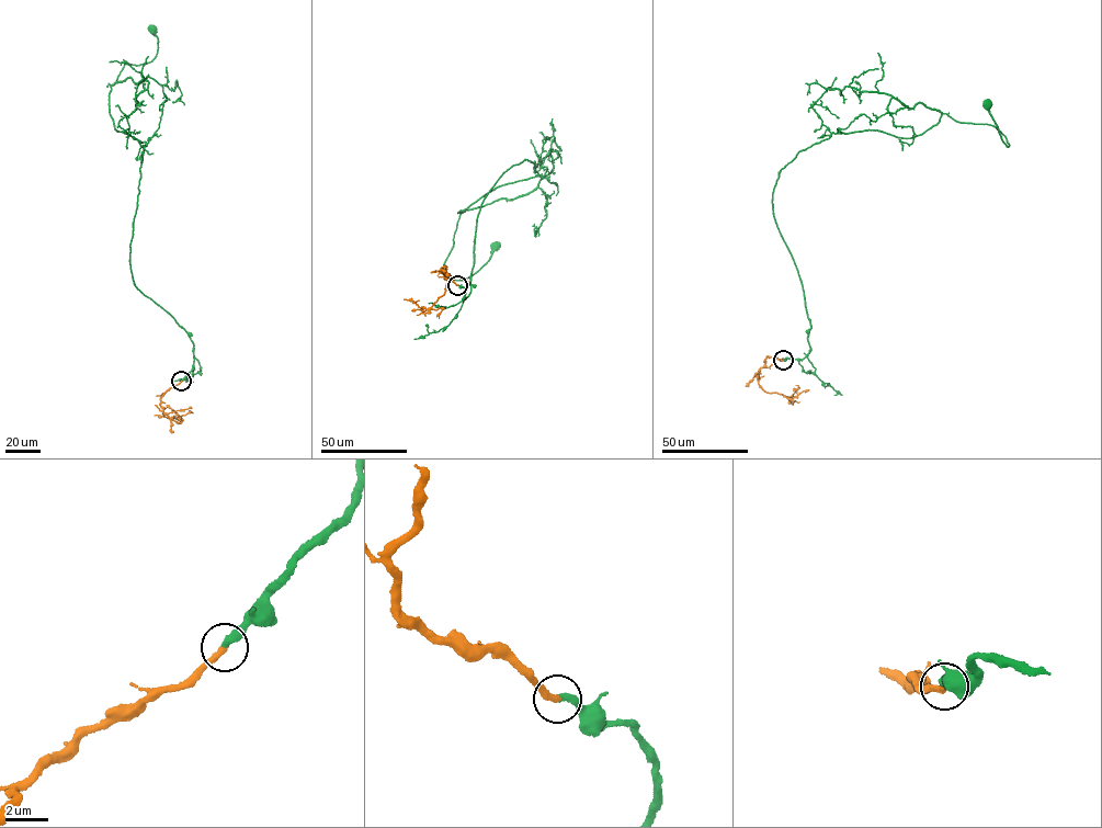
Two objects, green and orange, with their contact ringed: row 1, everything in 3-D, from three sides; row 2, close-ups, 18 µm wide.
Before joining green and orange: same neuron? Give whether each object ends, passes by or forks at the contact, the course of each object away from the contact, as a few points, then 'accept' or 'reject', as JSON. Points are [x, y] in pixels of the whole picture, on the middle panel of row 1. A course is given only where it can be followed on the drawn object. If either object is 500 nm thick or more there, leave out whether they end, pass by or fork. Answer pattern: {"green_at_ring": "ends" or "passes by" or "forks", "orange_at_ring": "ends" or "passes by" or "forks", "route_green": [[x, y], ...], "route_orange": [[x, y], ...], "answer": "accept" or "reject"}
{"green_at_ring": "ends", "orange_at_ring": "ends", "route_green": [[457, 285], [463, 299], [486, 196], [535, 161], [538, 176], [459, 211], [445, 274], [467, 278], [496, 245]], "route_orange": [[457, 285], [444, 278], [445, 265], [441, 268], [447, 282], [444, 294], [427, 309], [413, 303], [419, 301]], "answer": "accept"}

